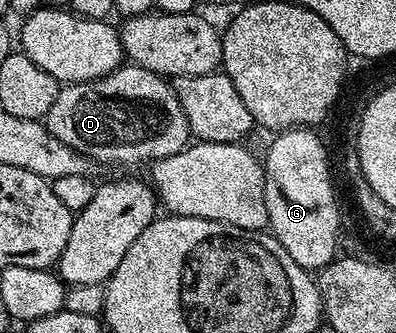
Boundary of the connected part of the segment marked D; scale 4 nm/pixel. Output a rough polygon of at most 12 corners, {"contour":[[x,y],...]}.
{"contour":[[132,62],[64,85],[45,131],[101,164],[191,140],[166,77]]}

